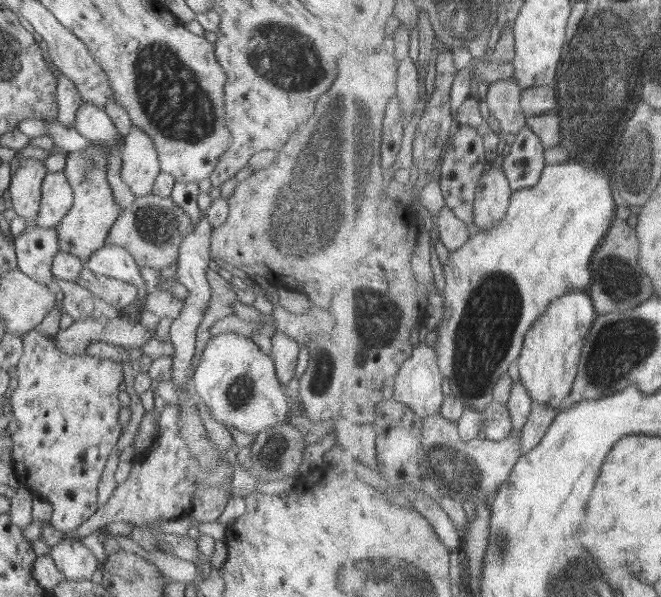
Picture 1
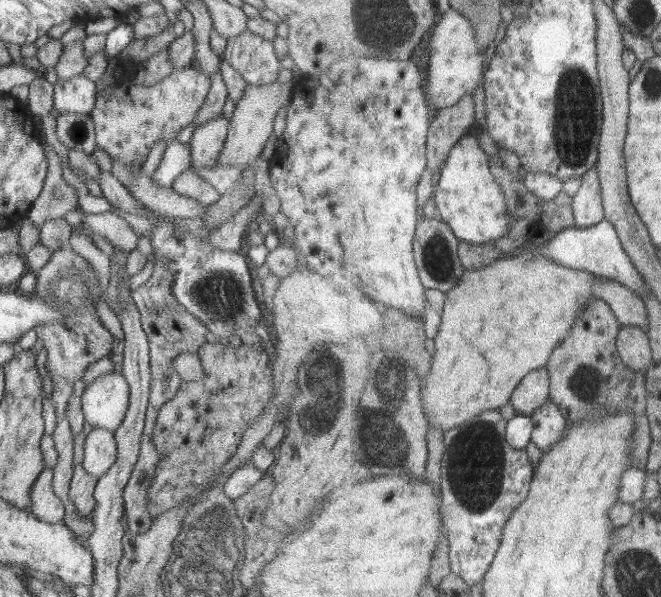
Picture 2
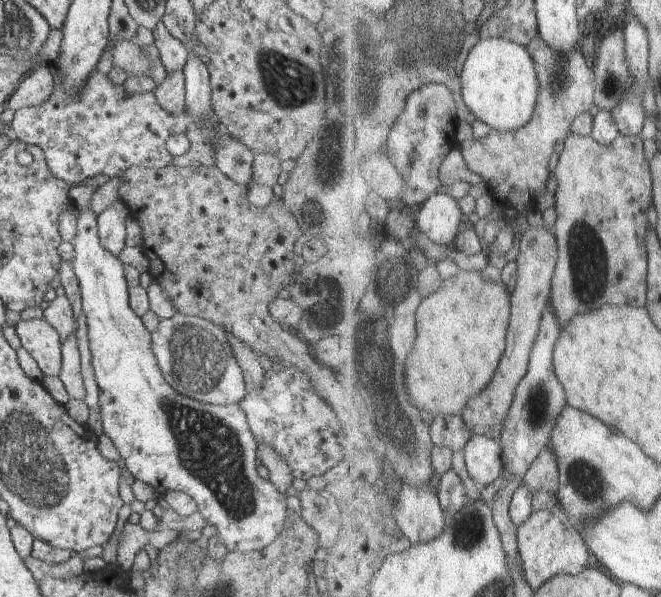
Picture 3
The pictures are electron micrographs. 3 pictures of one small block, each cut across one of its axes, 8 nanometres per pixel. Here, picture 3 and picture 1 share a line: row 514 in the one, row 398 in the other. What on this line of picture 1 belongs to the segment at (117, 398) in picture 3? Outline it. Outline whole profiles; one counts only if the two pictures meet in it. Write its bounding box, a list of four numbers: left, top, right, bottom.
[193,334,288,436]

